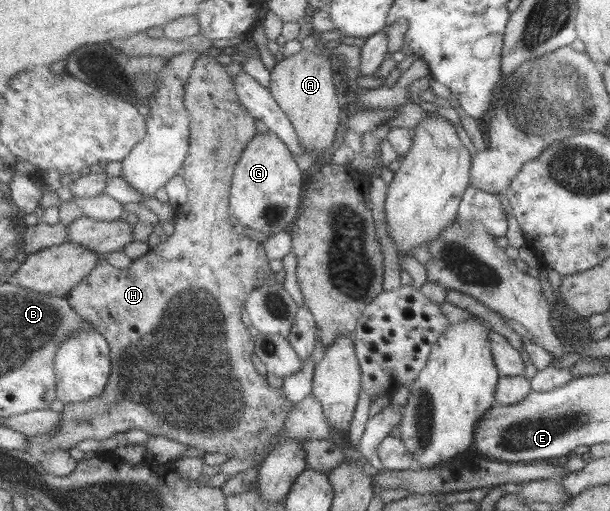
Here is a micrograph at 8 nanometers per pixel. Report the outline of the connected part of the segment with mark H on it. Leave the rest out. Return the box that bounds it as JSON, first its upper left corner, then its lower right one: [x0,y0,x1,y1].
[28,55,295,459]

